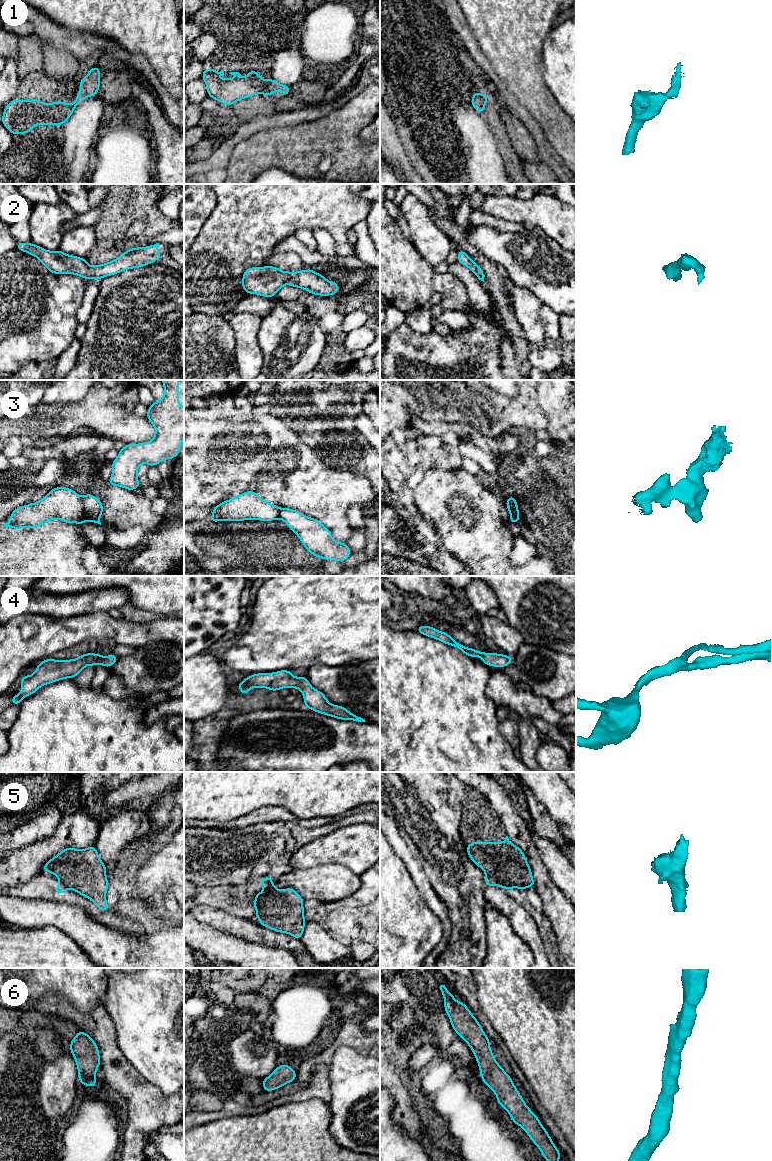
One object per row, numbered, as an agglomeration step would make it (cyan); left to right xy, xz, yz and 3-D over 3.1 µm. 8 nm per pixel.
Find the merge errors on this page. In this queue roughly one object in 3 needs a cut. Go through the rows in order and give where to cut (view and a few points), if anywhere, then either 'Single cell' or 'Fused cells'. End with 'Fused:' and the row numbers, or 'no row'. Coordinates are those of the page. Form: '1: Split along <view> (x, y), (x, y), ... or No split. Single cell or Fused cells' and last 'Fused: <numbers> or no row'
1: Split along xz (271, 79), (264, 93). Fused cells
2: No split. Single cell
3: Split along xy (81, 497), (84, 503), (84, 517), (86, 519). Fused cells
4: No split. Single cell
5: No split. Single cell
6: No split. Single cell
Fused: 1, 3

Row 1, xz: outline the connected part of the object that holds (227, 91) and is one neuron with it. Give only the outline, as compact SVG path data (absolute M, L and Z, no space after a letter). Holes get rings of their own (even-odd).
M203 69L202 79L207 87L209 97L225 104L232 106L235 102L252 97L257 94L265 94L267 85L271 79L261 79L259 72L253 70L246 74L242 80L239 72L230 72L235 75L234 79L216 79L217 75L224 75L214 69Z

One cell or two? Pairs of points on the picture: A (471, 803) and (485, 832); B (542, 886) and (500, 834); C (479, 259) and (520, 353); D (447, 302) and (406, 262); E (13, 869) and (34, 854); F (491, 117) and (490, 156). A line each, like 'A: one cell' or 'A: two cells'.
A: one cell
B: two cells
C: one cell
D: one cell
E: one cell
F: two cells

